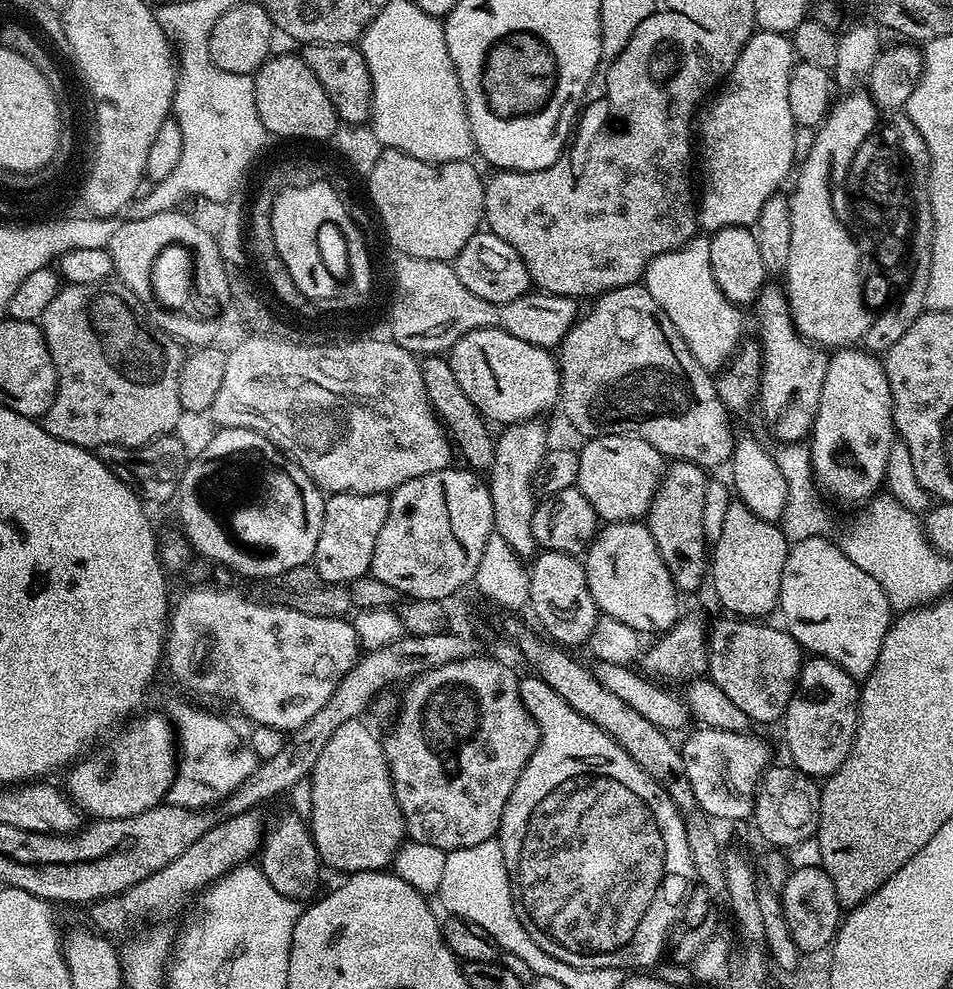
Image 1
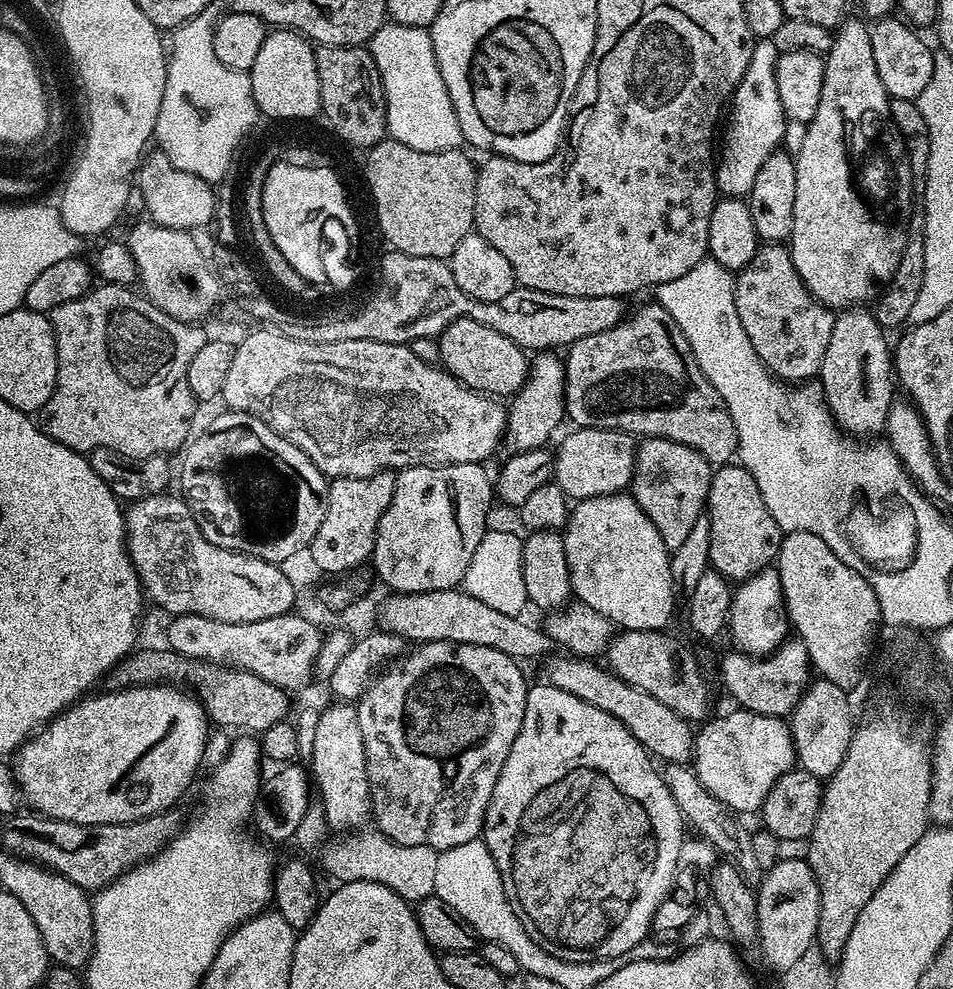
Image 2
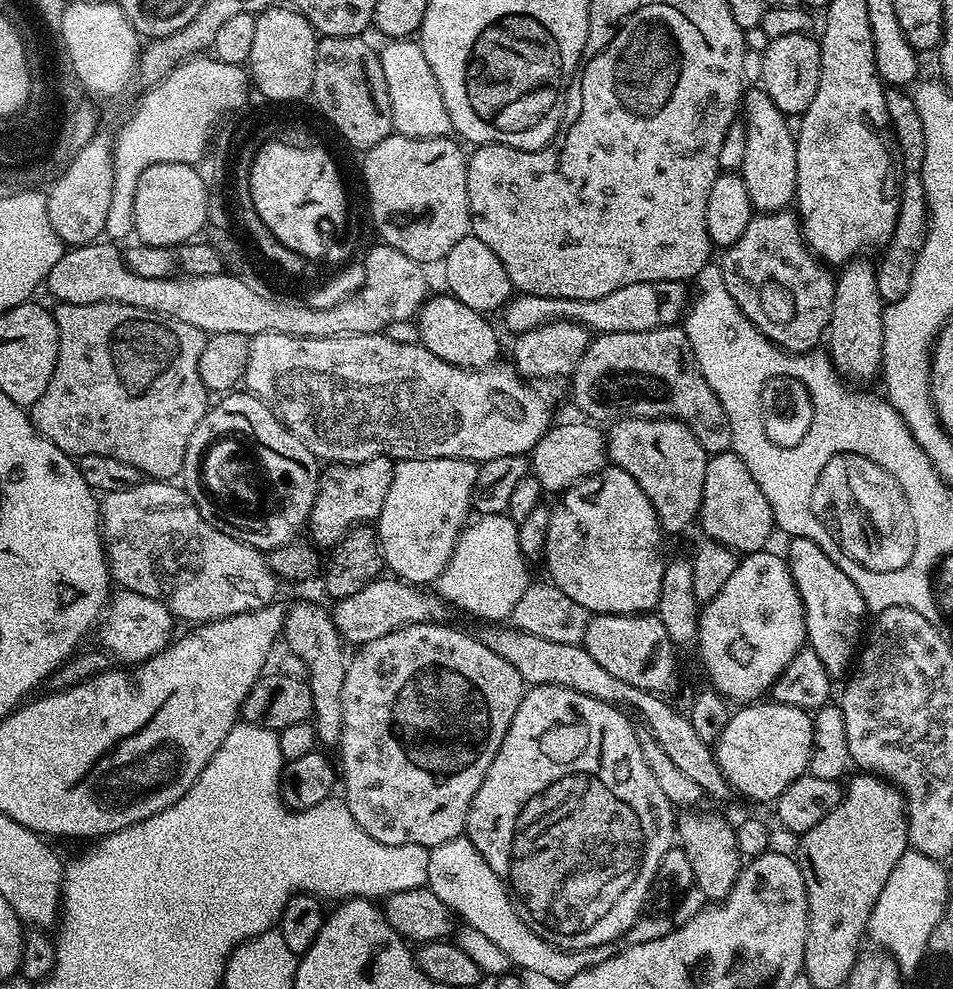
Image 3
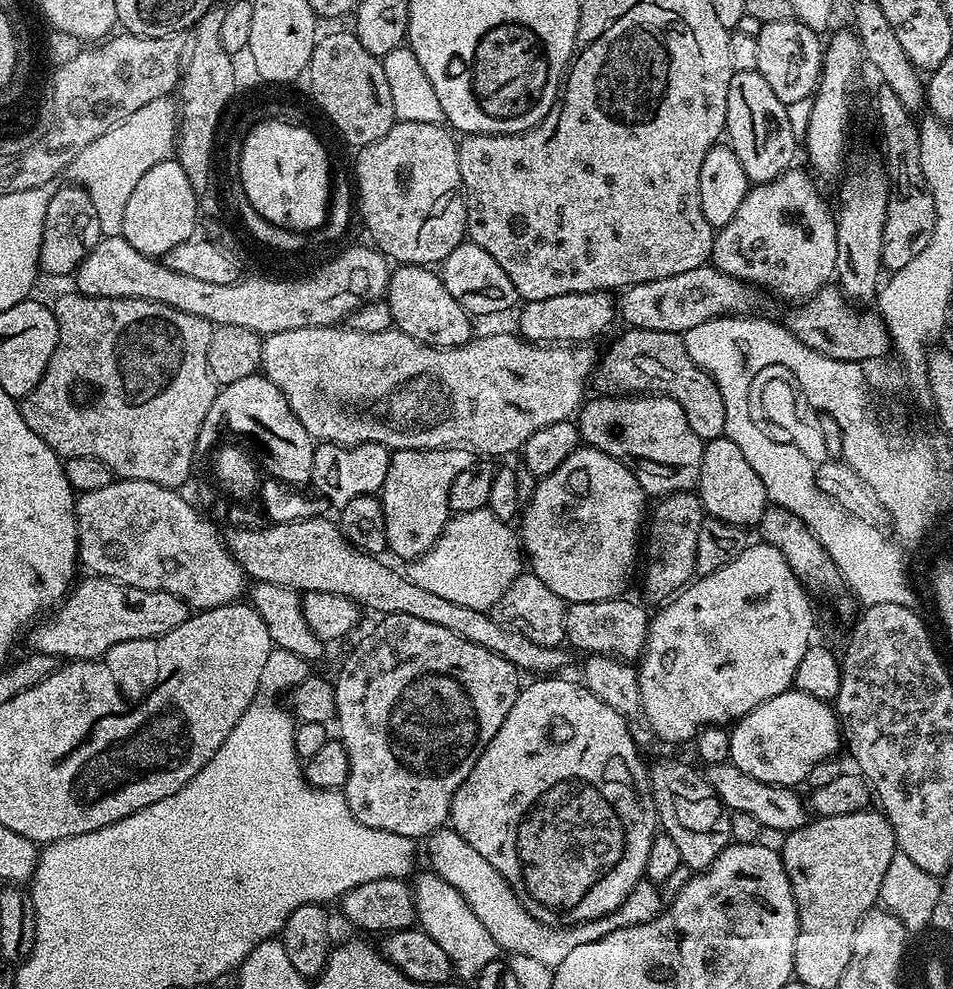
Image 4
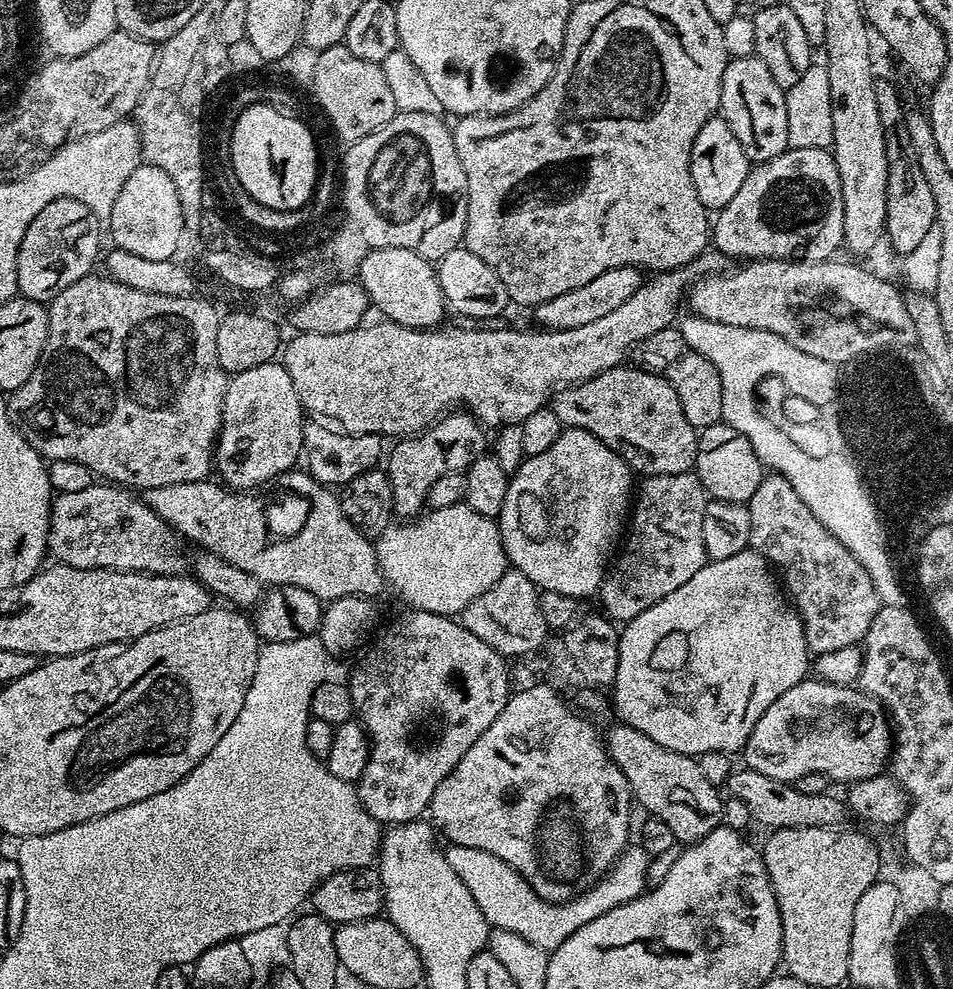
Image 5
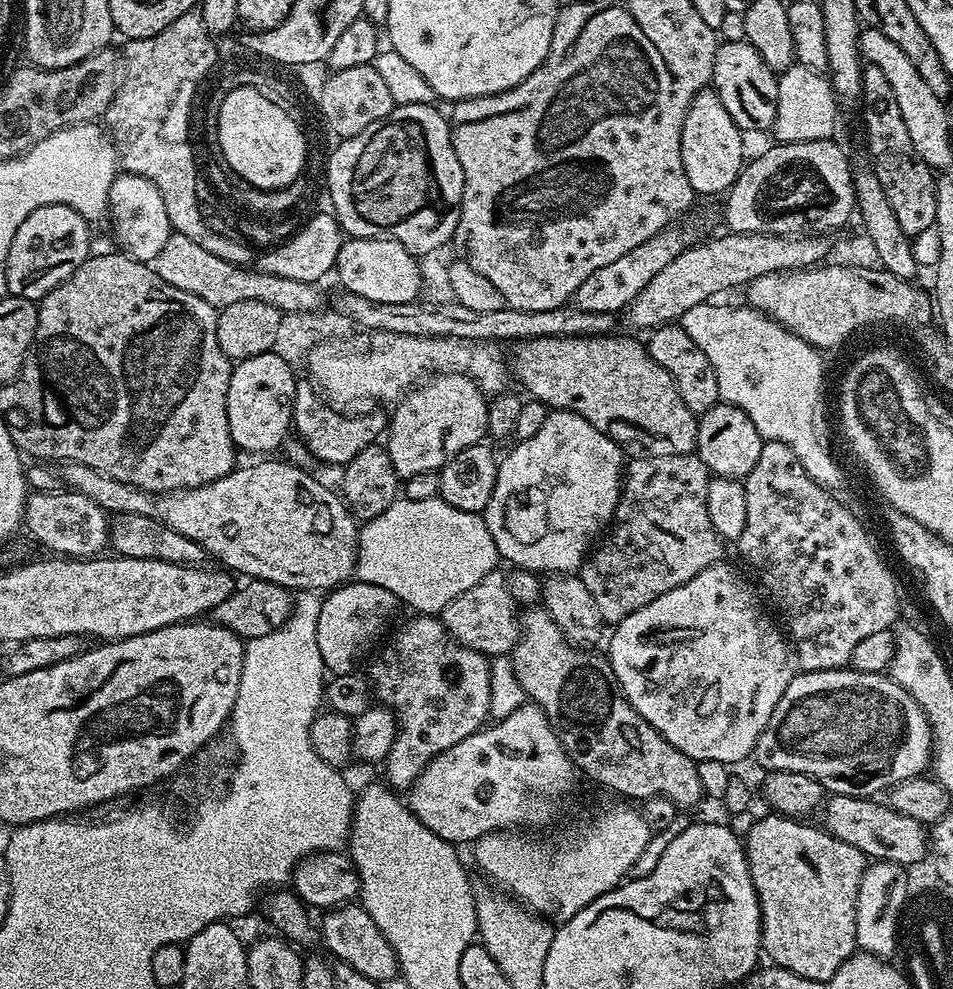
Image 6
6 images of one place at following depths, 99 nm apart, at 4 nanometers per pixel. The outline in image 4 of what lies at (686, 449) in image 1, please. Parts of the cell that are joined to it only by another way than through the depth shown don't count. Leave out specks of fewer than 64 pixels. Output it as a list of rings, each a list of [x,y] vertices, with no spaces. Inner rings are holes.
[[[634,328],[624,330],[624,333],[609,346],[599,357],[594,373],[594,388],[600,394],[616,394],[624,390],[659,390],[663,395],[674,398],[682,410],[686,410],[686,422],[690,422],[690,430],[698,434],[698,438],[705,442],[717,440],[724,435],[726,426],[726,402],[722,402],[722,394],[714,382],[714,378],[701,370],[690,358],[684,345],[684,337],[679,332],[659,332],[658,330],[642,330]]]

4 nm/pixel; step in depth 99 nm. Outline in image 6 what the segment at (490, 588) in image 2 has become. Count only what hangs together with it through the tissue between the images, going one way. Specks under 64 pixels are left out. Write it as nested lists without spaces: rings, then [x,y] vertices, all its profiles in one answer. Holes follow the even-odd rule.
[[[397,498],[388,509],[367,521],[367,523],[365,523],[358,532],[356,571],[354,573],[355,579],[366,582],[367,584],[377,584],[386,590],[390,590],[390,594],[394,594],[401,605],[409,604],[409,606],[413,608],[411,611],[416,614],[443,613],[446,605],[450,602],[454,602],[454,598],[458,598],[458,594],[466,594],[466,590],[470,590],[470,586],[478,586],[478,582],[482,582],[482,578],[486,574],[497,571],[497,568],[498,557],[496,554],[496,547],[494,546],[494,538],[490,538],[490,530],[486,526],[483,515],[479,512],[458,510],[439,498],[433,498],[430,500]]]

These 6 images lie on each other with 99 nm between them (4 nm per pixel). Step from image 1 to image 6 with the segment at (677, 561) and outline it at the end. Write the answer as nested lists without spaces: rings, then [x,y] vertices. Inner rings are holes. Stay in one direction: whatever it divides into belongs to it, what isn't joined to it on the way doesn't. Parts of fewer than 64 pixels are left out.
[[[559,336],[558,338],[530,338],[511,345],[512,353],[506,359],[516,380],[533,400],[541,400],[549,409],[582,414],[590,426],[598,426],[629,457],[686,456],[696,450],[696,425],[698,417],[682,402],[678,386],[654,358],[647,347],[628,336]]]

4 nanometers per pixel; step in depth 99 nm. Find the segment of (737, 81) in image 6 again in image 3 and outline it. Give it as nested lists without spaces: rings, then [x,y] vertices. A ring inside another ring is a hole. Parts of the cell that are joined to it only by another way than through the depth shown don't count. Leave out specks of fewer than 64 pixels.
[[[760,86],[749,87],[745,91],[742,97],[742,120],[748,123],[748,128],[744,132],[746,154],[738,172],[746,182],[746,194],[750,194],[750,202],[757,213],[783,212],[796,198],[796,138],[793,129],[788,129],[789,121],[784,113],[778,110],[778,106],[774,106],[774,102]]]

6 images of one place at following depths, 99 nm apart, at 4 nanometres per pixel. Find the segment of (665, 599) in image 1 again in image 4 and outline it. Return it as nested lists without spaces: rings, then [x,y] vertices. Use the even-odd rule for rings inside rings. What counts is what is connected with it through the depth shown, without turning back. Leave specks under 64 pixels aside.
[[[577,448],[558,470],[537,479],[534,496],[519,517],[518,539],[527,567],[569,605],[619,597],[632,576],[632,567],[638,564],[642,525],[646,520],[644,500],[646,494],[638,478],[626,465],[597,448]]]

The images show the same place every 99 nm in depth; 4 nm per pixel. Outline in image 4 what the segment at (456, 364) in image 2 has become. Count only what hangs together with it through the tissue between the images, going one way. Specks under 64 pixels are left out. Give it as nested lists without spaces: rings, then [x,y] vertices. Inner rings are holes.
[[[401,264],[391,269],[388,277],[386,303],[390,306],[392,323],[401,332],[435,348],[457,348],[473,339],[473,317],[446,290],[443,279],[423,264]]]

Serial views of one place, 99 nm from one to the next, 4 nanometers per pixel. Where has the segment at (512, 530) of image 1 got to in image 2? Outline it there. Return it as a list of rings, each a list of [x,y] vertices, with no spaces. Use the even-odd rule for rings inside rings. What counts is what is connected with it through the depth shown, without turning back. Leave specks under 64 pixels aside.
[[[540,350],[531,357],[528,377],[506,408],[508,423],[502,441],[505,453],[525,452],[545,447],[549,443],[547,440],[555,434],[556,427],[562,422],[565,423],[564,360],[556,356],[559,355],[555,351]]]

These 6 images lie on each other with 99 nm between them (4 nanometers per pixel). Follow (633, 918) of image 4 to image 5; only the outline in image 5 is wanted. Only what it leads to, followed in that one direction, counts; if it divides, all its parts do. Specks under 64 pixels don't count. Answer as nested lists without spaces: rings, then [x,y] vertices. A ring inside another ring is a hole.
[[[452,846],[447,849],[446,855],[458,878],[465,883],[466,890],[470,890],[474,902],[478,902],[478,910],[482,910],[489,926],[510,930],[512,934],[518,934],[526,938],[526,942],[534,942],[534,946],[545,950],[562,946],[562,942],[566,942],[574,930],[582,930],[586,922],[594,922],[594,918],[602,918],[602,914],[614,910],[614,906],[622,906],[641,896],[646,890],[644,879],[648,876],[650,863],[650,857],[643,847],[629,846],[608,874],[596,881],[588,891],[567,900],[565,904],[551,904],[528,885],[526,878],[522,878],[514,866],[486,850]]]

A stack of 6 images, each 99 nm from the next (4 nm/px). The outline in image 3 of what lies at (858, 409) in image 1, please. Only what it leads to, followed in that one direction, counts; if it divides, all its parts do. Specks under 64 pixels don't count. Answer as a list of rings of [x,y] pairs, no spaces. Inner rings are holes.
[[[857,258],[849,260],[839,269],[834,290],[834,306],[826,333],[826,351],[841,377],[849,381],[872,380],[875,376],[877,379],[881,371],[880,359],[884,341],[882,318],[885,307],[886,301],[878,294],[876,264],[873,261]]]

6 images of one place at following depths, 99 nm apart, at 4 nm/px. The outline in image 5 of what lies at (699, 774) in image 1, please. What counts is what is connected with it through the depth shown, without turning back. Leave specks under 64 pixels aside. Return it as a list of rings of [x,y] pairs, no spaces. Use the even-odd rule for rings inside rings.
[[[806,678],[798,686],[790,686],[754,726],[750,738],[742,749],[743,763],[766,774],[766,778],[795,782],[798,778],[817,772],[836,780],[841,786],[847,786],[881,775],[889,767],[890,757],[894,751],[894,732],[890,727],[890,717],[883,704],[875,696],[859,687],[847,684],[838,686],[825,680]]]

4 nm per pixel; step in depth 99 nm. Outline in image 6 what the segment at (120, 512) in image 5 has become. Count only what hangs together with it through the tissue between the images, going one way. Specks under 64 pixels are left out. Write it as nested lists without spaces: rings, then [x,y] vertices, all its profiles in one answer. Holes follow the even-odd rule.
[[[71,490],[31,493],[24,509],[24,521],[25,529],[28,528],[34,539],[54,551],[51,553],[66,558],[95,557],[105,551],[110,540],[110,518],[104,508]]]

